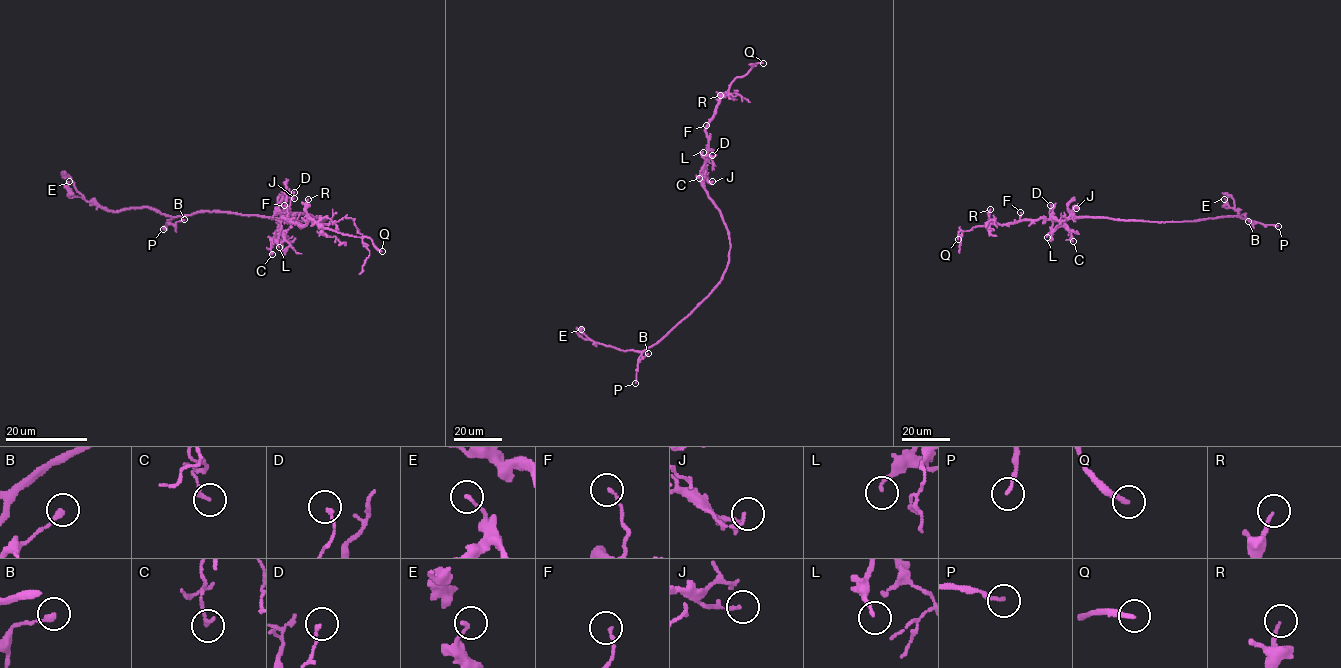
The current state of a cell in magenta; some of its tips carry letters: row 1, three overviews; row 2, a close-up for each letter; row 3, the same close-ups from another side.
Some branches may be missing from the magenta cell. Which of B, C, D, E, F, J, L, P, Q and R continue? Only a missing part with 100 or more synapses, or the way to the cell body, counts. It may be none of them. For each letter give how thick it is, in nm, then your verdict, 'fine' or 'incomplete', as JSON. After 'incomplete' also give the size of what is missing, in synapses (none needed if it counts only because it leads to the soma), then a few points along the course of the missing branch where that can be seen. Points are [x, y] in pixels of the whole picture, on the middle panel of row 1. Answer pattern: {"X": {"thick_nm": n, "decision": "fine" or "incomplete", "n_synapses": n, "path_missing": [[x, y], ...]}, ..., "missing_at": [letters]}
{"B": {"thick_nm": 260, "decision": "fine"}, "C": {"thick_nm": 150, "decision": "fine"}, "D": {"thick_nm": 130, "decision": "fine"}, "E": {"thick_nm": 160, "decision": "fine"}, "F": {"thick_nm": 120, "decision": "fine"}, "J": {"thick_nm": 150, "decision": "fine"}, "L": {"thick_nm": 150, "decision": "fine"}, "P": {"thick_nm": 170, "decision": "fine"}, "Q": {"thick_nm": 240, "decision": "incomplete", "path_missing": [[763, 63], [774, 64], [775, 61], [756, 36], [717, 22]]}, "R": {"thick_nm": 130, "decision": "fine"}, "missing_at": ["Q"]}

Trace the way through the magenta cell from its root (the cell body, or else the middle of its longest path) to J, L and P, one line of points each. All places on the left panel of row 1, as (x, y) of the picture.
J: (324, 218), (310, 214), (275, 213), (280, 196), (294, 198)
L: (324, 218), (310, 214), (275, 213), (277, 211), (283, 218), (277, 243), (279, 247)
P: (324, 218), (321, 221), (282, 220), (197, 211), (169, 219), (163, 229)

